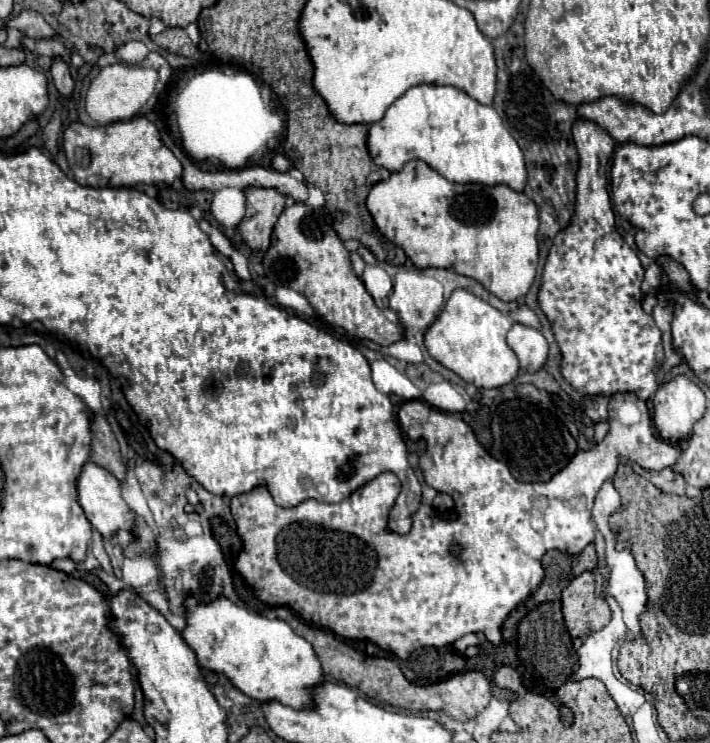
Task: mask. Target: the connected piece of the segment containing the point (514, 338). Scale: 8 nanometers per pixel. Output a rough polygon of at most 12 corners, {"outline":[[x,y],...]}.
{"outline":[[515,323],[507,345],[523,371],[539,371],[549,347],[537,329]]}

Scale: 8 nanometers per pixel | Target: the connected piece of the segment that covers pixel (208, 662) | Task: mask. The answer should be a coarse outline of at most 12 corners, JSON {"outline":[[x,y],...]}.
{"outline":[[189,593],[199,667],[255,701],[311,707],[313,647],[285,621]]}

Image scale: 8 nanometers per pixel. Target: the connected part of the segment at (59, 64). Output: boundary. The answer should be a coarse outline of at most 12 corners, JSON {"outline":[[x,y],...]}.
{"outline":[[55,59],[51,77],[61,97],[73,93],[75,83],[67,63]]}

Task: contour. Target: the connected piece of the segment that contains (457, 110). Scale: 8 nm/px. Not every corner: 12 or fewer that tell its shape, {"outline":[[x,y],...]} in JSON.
{"outline":[[411,87],[369,127],[371,159],[525,189],[517,141],[457,87]]}

